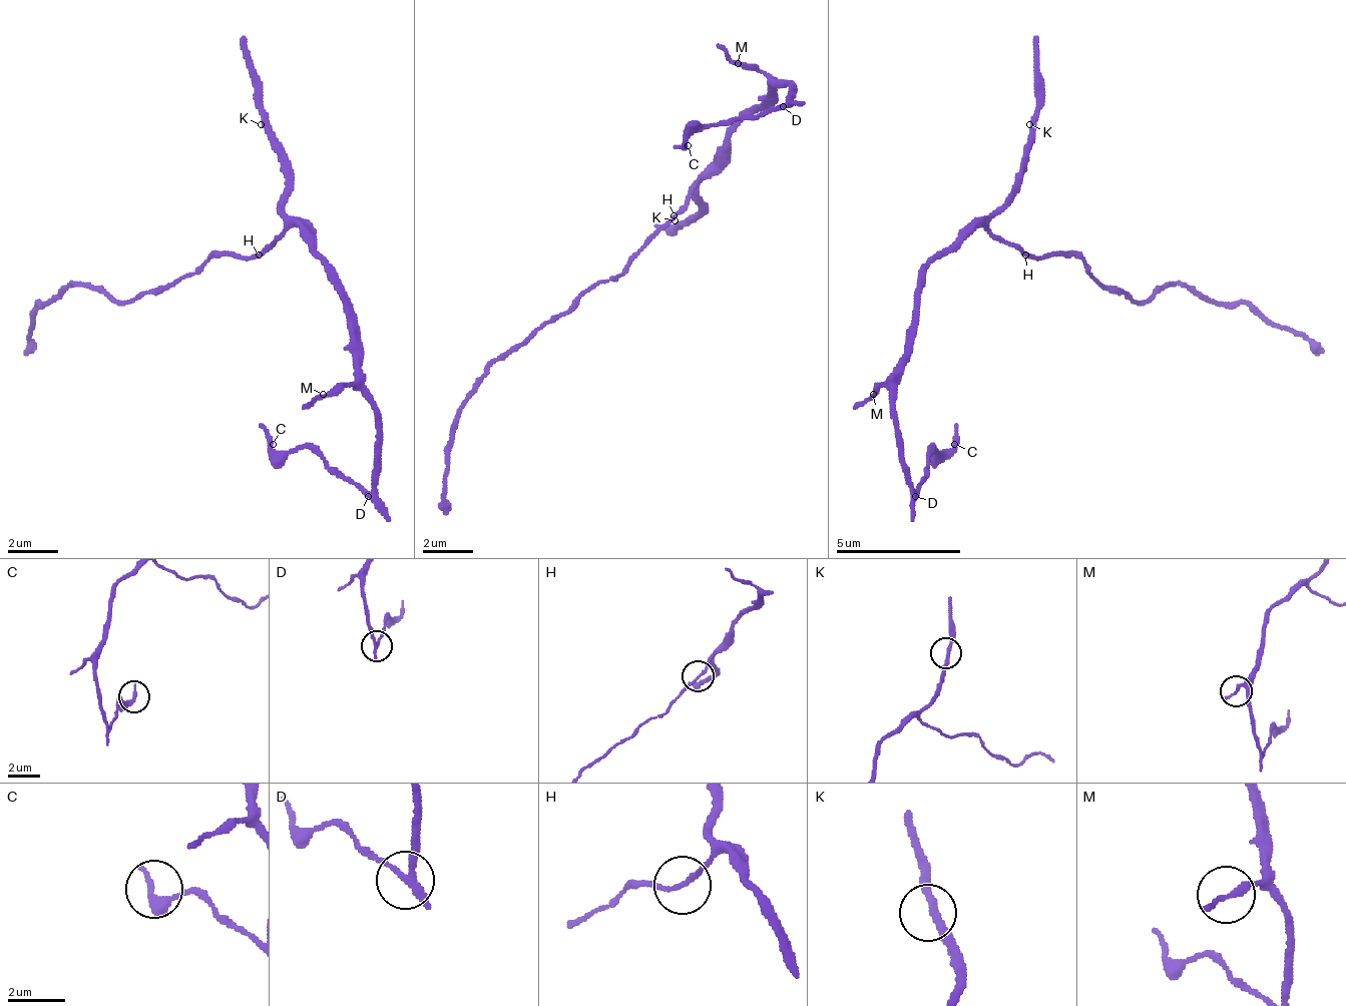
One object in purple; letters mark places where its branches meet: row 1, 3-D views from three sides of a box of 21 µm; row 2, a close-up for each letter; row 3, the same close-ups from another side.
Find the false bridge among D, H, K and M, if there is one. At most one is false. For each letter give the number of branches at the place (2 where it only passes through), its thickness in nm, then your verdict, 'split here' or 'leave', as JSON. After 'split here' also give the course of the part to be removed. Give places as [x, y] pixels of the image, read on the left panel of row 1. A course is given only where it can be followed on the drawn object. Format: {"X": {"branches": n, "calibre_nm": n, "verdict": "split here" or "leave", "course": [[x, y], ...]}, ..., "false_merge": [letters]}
{"D": {"branches": 2, "calibre_nm": 240, "verdict": "split here", "course": [[367, 494], [311, 450], [273, 450], [261, 425]]}, "H": {"branches": 2, "calibre_nm": 150, "verdict": "leave"}, "K": {"branches": 2, "calibre_nm": 240, "verdict": "leave"}, "M": {"branches": 2, "calibre_nm": 190, "verdict": "leave"}, "false_merge": ["D"]}

